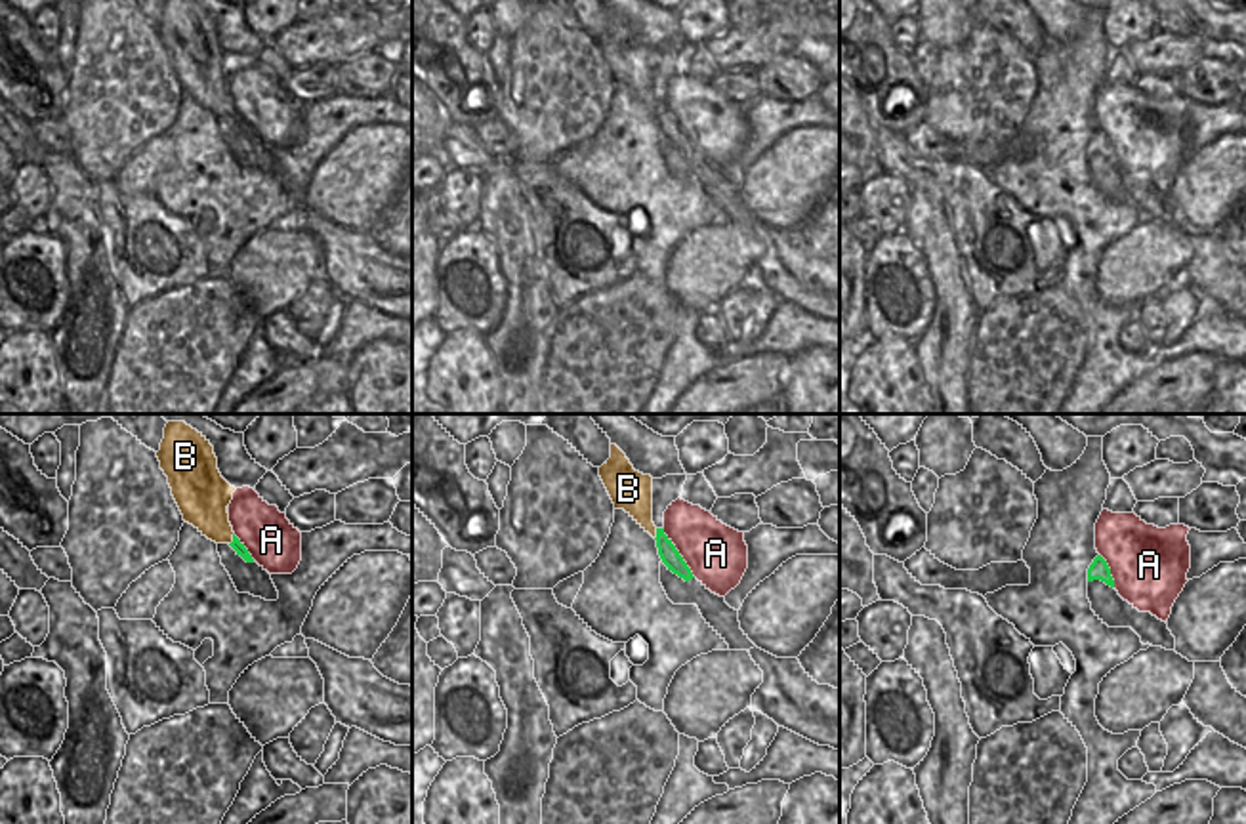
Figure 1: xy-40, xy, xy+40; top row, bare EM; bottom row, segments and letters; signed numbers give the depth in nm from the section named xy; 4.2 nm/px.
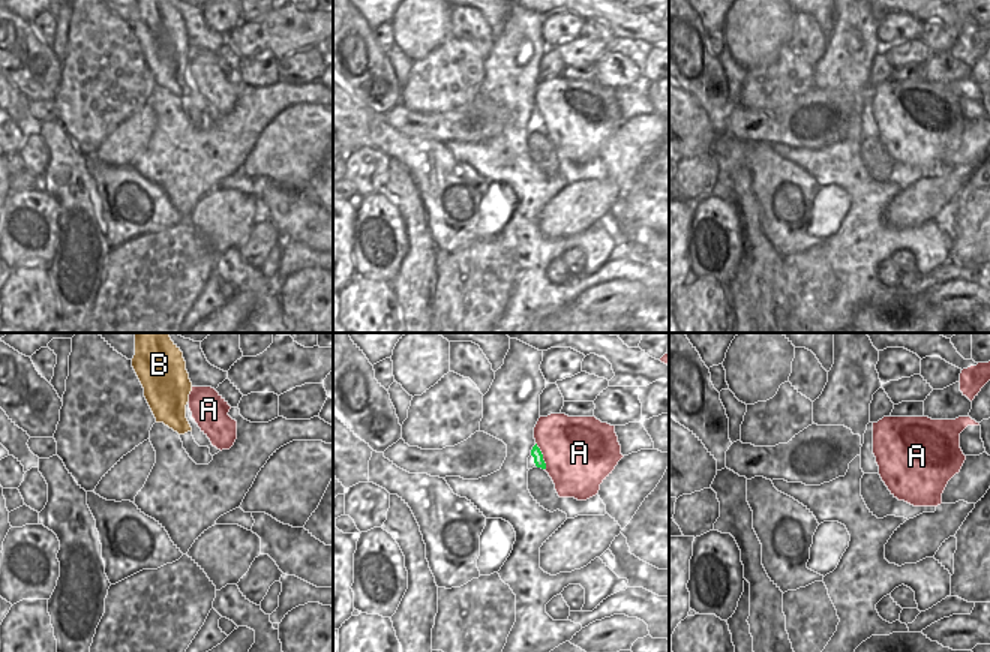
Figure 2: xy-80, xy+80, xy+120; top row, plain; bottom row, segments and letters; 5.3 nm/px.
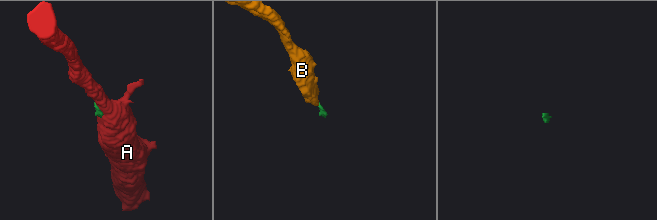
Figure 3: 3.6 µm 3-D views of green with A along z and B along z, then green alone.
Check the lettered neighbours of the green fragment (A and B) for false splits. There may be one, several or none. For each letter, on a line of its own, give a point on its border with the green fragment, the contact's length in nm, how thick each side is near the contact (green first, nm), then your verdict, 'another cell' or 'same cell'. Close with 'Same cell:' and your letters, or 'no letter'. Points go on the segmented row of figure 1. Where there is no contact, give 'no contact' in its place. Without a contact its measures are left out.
A: xy (678, 554) | 240 nm | 80/260 nm | another cell
B: xy-40 (233, 538) | 60 nm | 50/220 nm | same cell
Same cell: B

